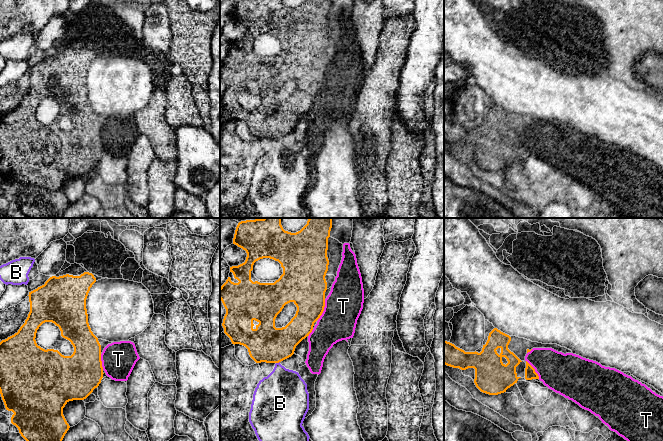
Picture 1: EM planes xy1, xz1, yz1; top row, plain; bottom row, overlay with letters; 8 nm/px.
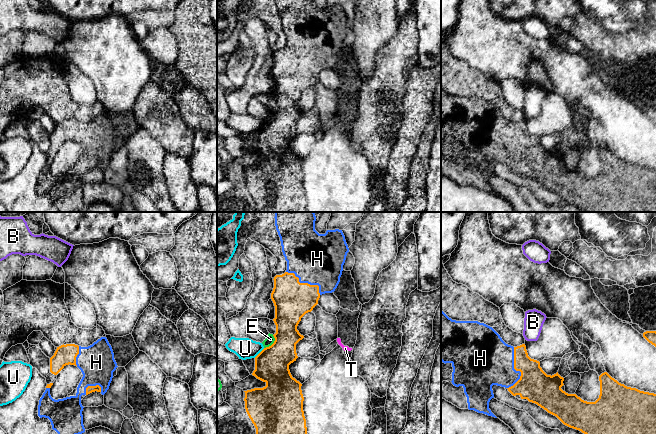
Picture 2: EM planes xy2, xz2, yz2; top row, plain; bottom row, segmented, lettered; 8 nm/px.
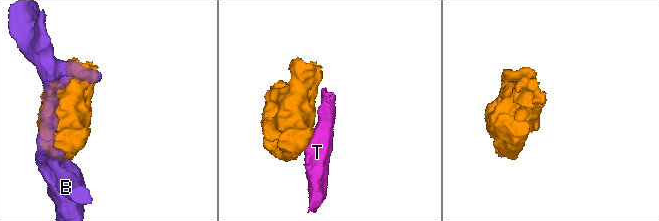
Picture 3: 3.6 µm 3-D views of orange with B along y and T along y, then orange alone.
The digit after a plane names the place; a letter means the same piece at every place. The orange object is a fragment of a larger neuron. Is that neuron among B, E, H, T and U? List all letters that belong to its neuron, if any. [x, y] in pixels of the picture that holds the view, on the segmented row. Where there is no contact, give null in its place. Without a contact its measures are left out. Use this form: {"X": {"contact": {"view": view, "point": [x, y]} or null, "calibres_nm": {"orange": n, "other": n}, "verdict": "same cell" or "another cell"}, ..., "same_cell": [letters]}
{"B": {"contact": {"view": "xz1", "point": [277, 362]}, "calibres_nm": {"orange": 300, "other": 380}, "verdict": "another cell"}, "E": {"contact": {"view": "xz2", "point": [273, 343]}, "calibres_nm": {"orange": 280, "other": 70}, "verdict": "another cell"}, "H": {"contact": {"view": "yz2", "point": [516, 370]}, "calibres_nm": {"orange": 260, "other": 400}, "verdict": "same cell"}, "T": {"contact": {"view": "xz1", "point": [323, 309]}, "calibres_nm": {"orange": 340, "other": 300}, "verdict": "another cell"}, "U": {"contact": {"view": "xz2", "point": [260, 352]}, "calibres_nm": {"orange": 280, "other": 170}, "verdict": "another cell"}, "same_cell": ["H"]}

